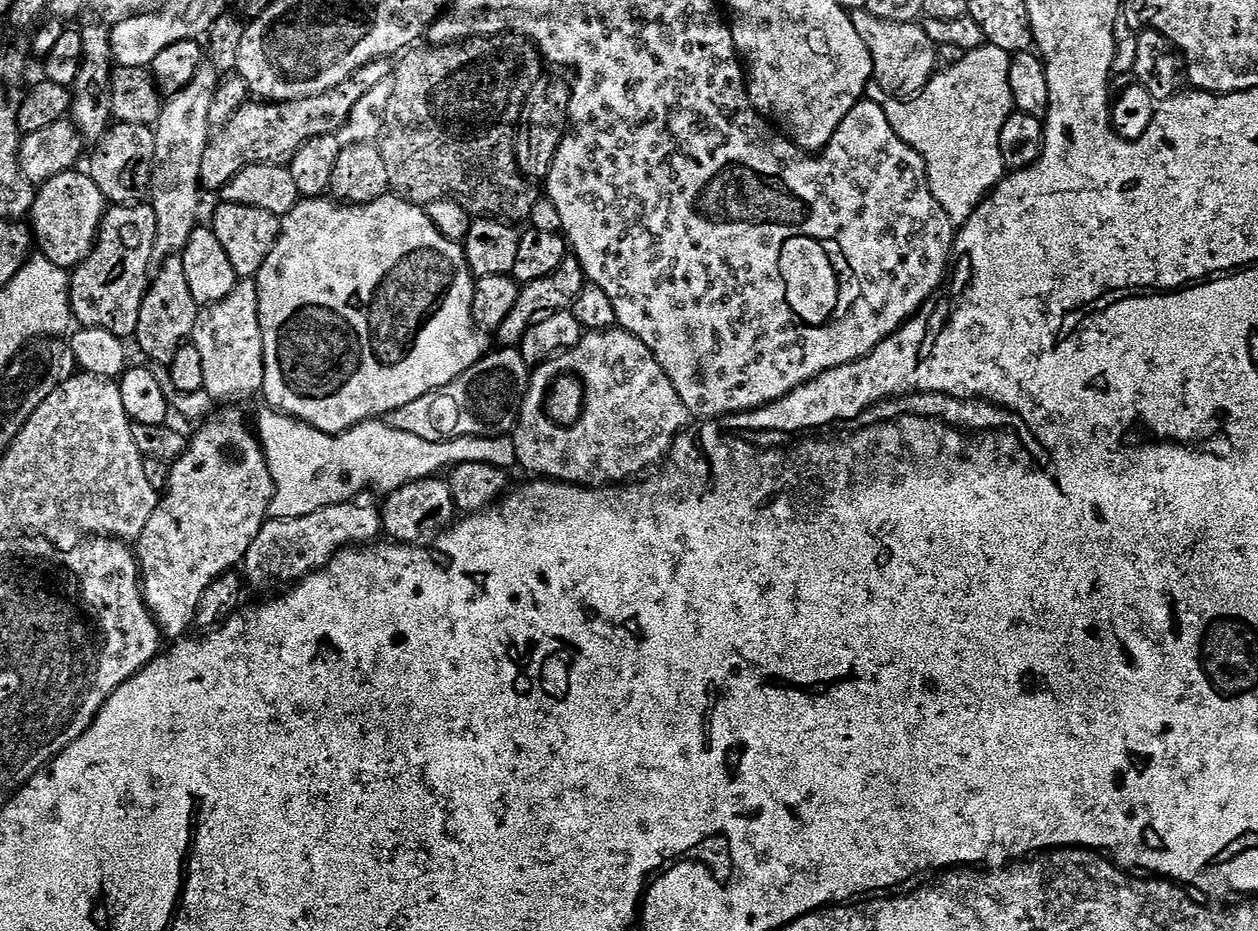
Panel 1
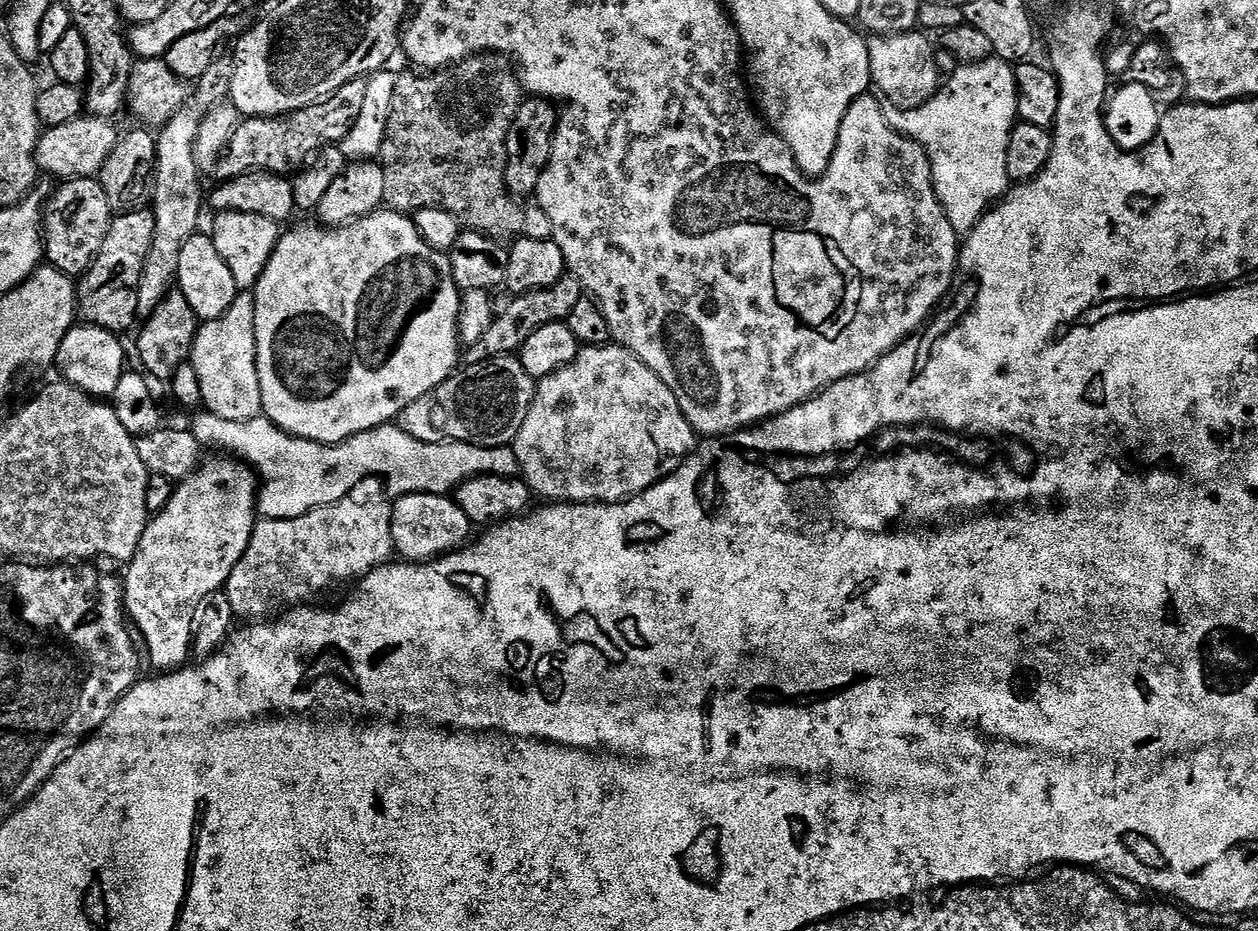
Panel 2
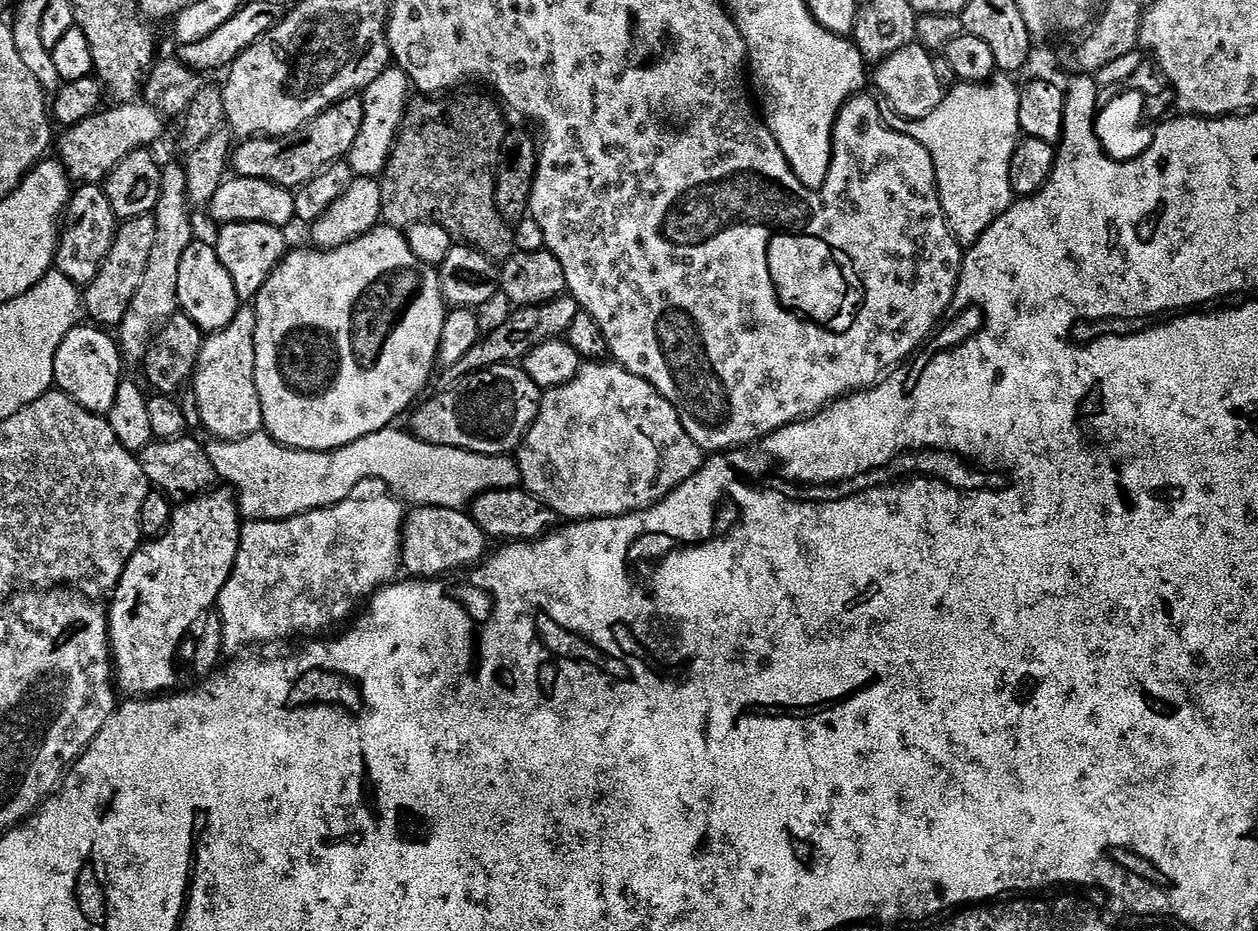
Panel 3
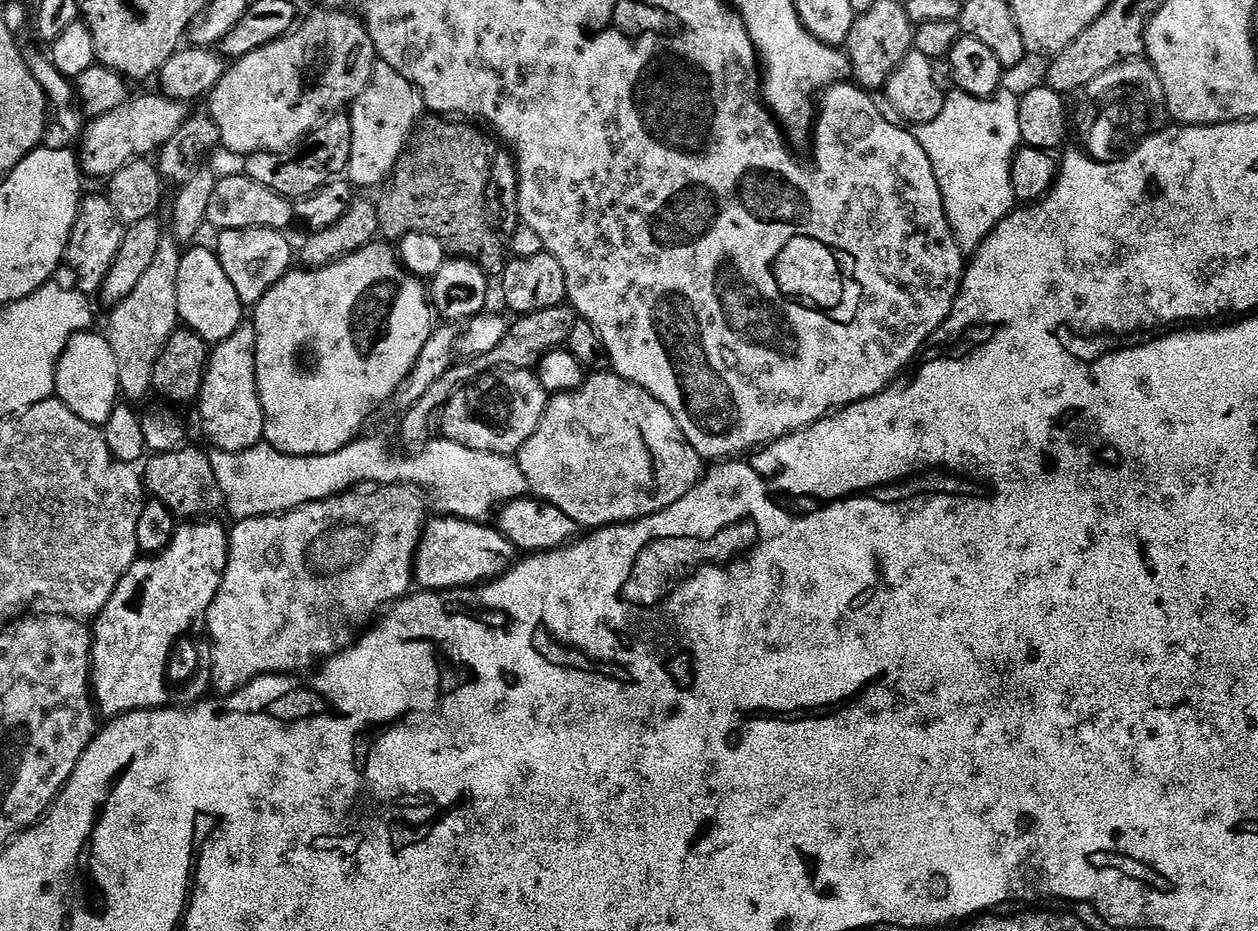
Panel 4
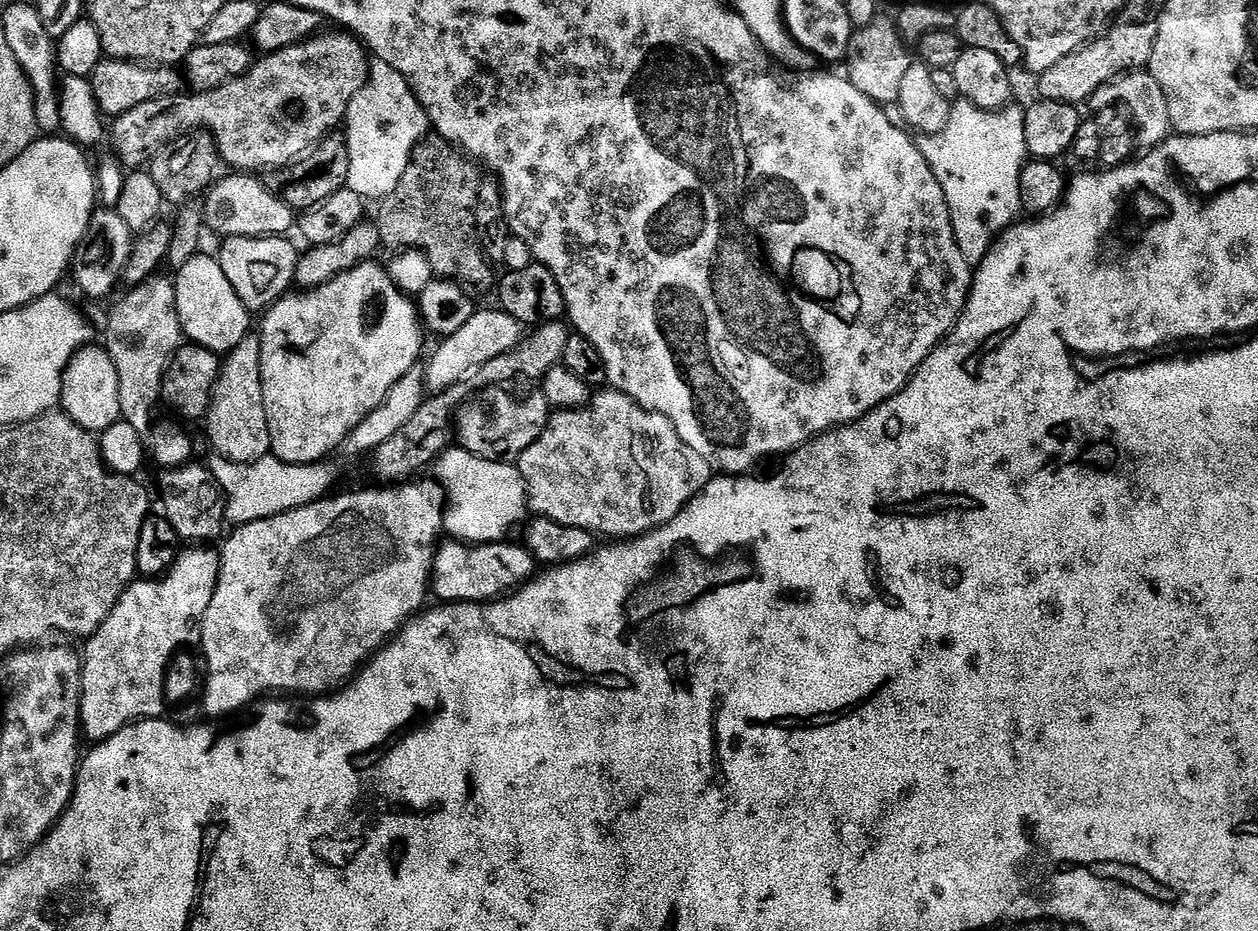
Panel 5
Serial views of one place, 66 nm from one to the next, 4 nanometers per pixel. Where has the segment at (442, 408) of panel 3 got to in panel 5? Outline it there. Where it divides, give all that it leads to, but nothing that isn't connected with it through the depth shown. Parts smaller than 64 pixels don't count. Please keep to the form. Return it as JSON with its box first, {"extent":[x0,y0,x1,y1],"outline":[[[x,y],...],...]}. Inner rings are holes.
{"extent":[454,386,550,462],"outline":[[[504,386],[483,388],[459,408],[454,417],[454,436],[459,447],[478,458],[516,462],[526,446],[539,438],[550,415],[543,391],[536,390],[533,396],[520,401],[518,397],[511,396],[508,390]]]}

